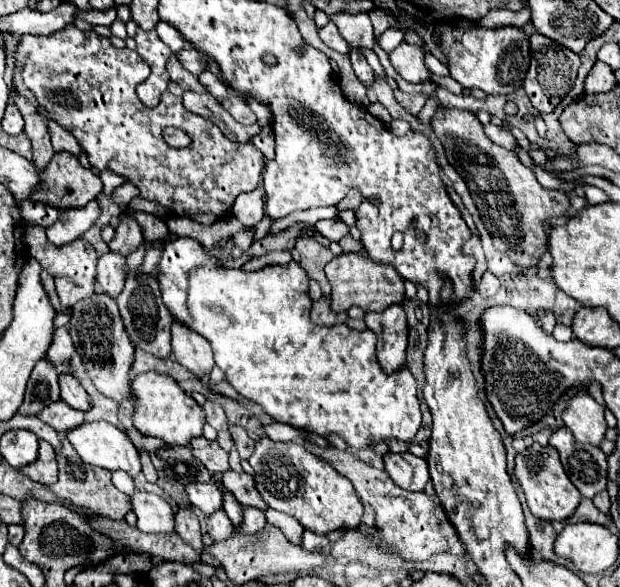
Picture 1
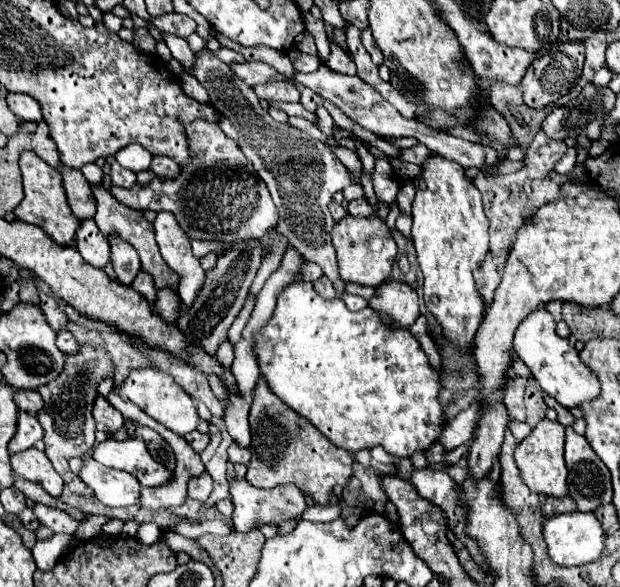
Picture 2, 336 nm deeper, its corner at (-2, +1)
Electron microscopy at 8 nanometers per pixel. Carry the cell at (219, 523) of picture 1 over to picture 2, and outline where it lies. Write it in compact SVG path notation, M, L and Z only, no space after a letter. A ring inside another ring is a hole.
M201 473L199 477L193 477L191 483L187 485L187 495L191 499L197 499L197 501L205 501L209 495L211 495L211 489L213 489L213 481L207 473Z

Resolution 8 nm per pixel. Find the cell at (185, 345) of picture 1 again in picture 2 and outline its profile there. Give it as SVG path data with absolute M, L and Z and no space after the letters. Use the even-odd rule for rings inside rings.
M167 211L157 213L155 235L163 259L171 269L175 269L181 275L179 283L181 301L185 305L191 305L191 301L195 301L205 281L205 271L201 269L199 259L191 253L189 237L183 233L183 229L179 229L179 223Z

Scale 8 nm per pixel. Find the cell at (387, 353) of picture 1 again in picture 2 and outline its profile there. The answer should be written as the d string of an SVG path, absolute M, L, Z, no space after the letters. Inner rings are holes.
M395 279L381 283L369 305L371 309L383 309L387 315L391 315L395 327L409 327L419 317L417 291L411 285Z

